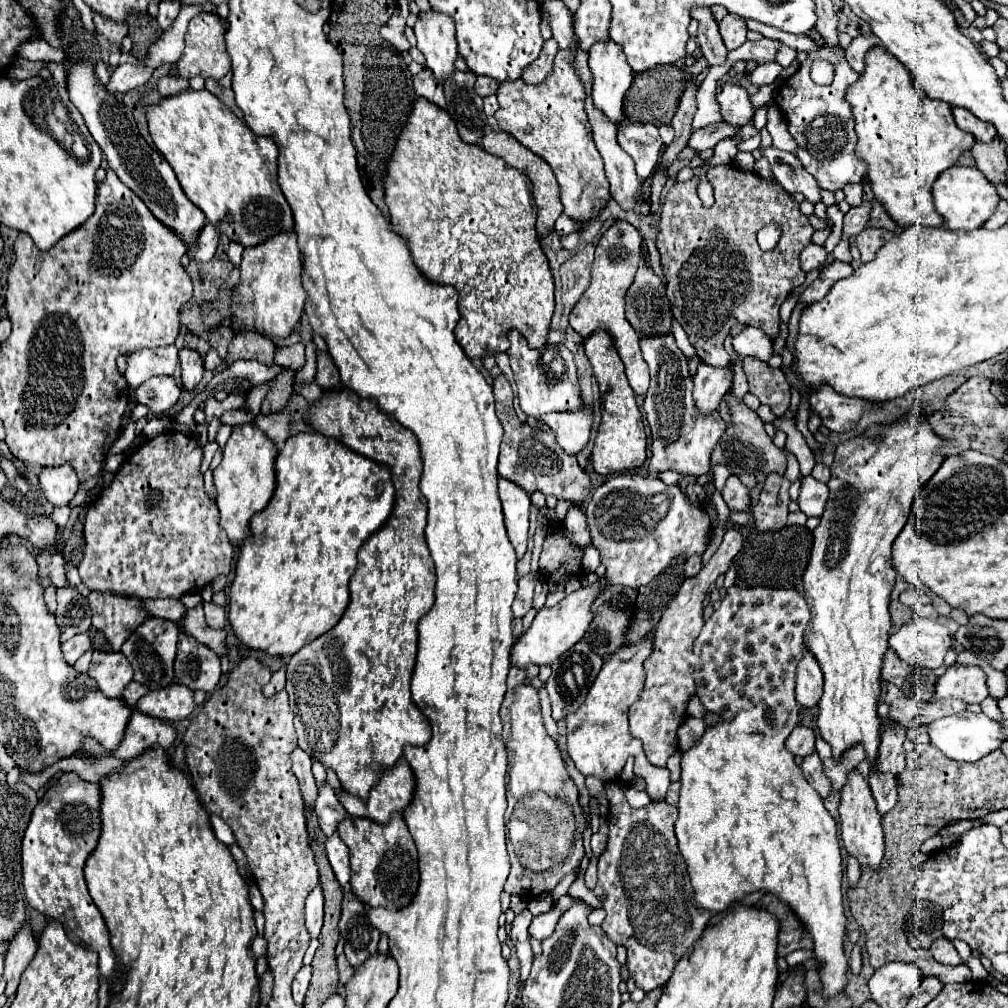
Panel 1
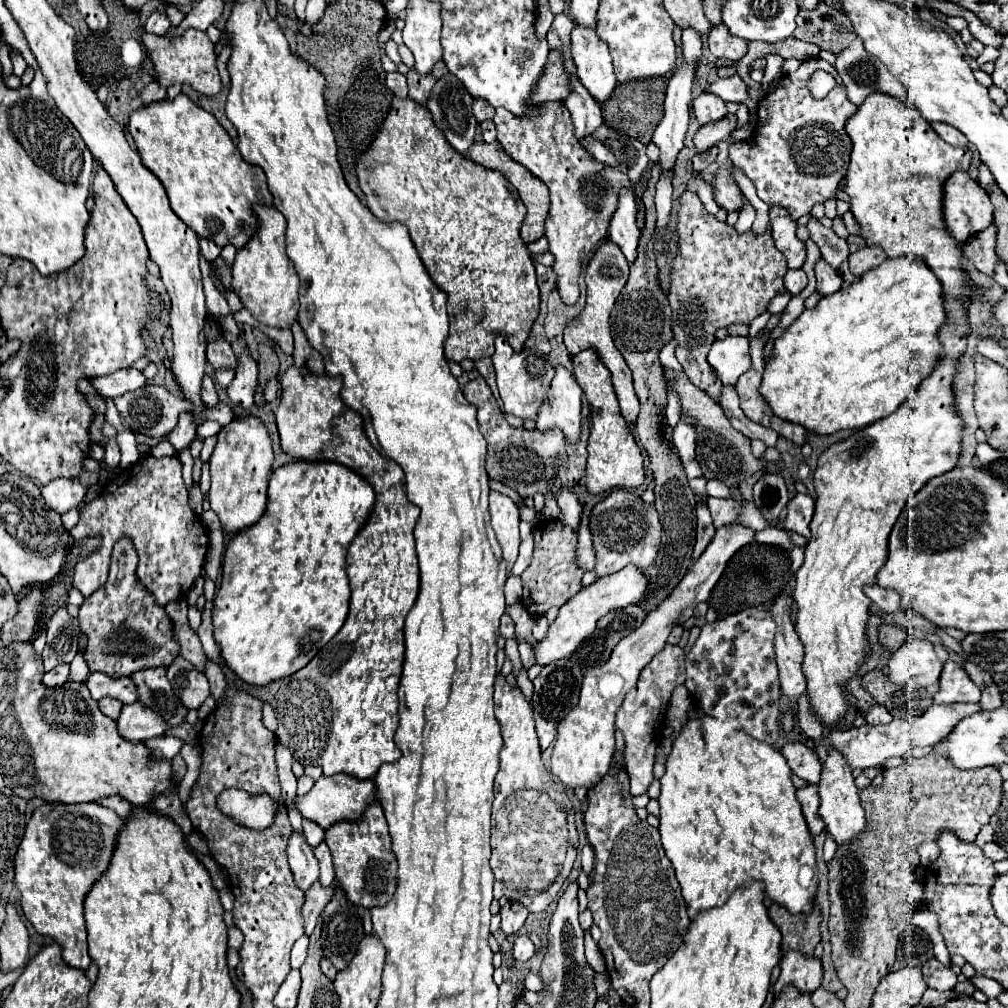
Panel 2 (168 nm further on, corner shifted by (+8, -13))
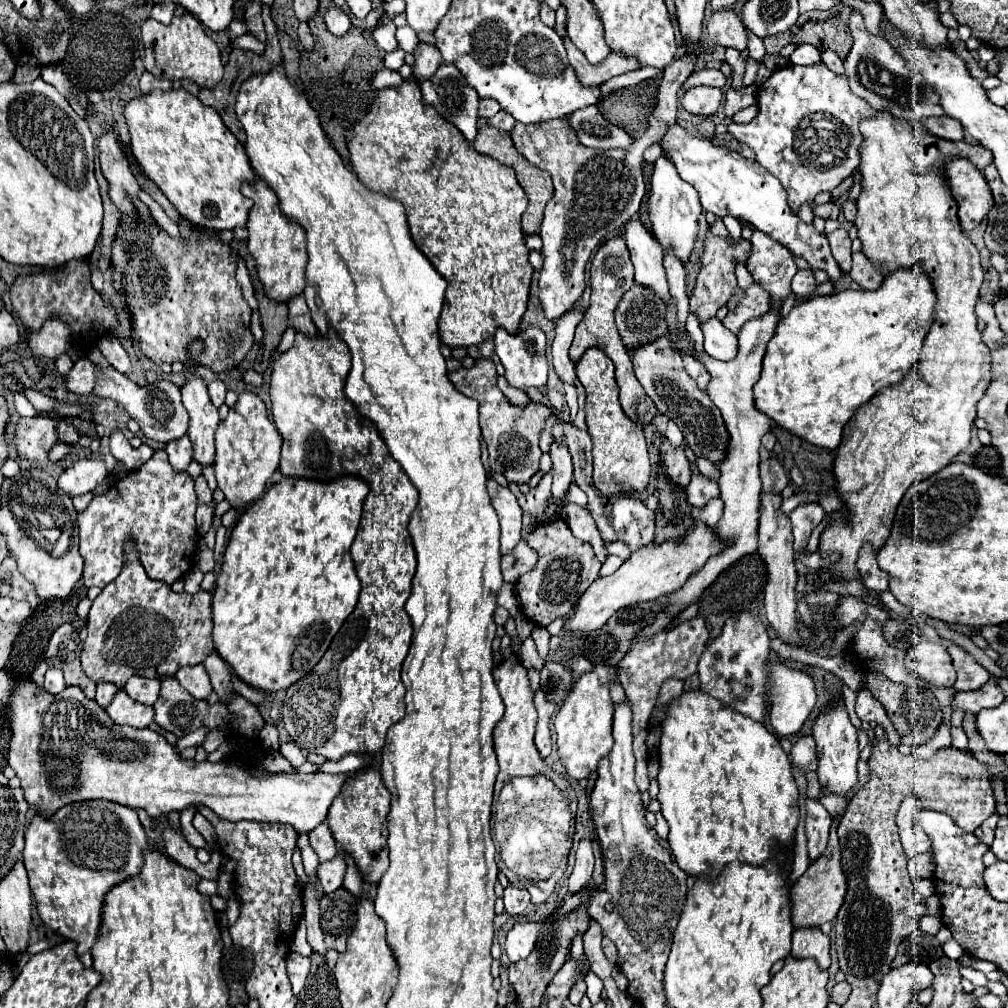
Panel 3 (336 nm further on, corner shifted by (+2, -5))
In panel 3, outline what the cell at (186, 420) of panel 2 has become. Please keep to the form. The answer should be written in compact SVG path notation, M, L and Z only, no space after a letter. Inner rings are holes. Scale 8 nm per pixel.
M182 437L180 441L172 441L170 445L166 445L166 453L170 459L170 465L174 467L174 471L184 471L188 469L190 461L192 461L192 445L188 437Z

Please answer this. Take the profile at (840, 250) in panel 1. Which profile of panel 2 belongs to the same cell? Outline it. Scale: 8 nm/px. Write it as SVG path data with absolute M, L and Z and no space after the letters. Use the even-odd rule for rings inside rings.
M810 217L810 221L806 223L806 229L810 231L810 239L820 247L822 259L832 269L838 269L840 263L850 255L848 243L844 239L840 239L832 229L824 227L816 217Z

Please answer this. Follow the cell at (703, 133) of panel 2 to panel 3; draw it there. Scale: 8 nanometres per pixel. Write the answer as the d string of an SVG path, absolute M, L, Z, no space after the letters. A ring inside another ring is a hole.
M748 85L742 89L726 89L724 95L724 115L730 119L734 113L738 113L744 107L750 107L756 103L756 85Z

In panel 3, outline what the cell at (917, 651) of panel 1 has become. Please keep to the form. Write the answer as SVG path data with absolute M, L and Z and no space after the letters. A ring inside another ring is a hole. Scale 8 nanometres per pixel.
M916 643L908 651L904 665L912 675L926 679L934 687L952 687L956 683L956 669L942 643Z

